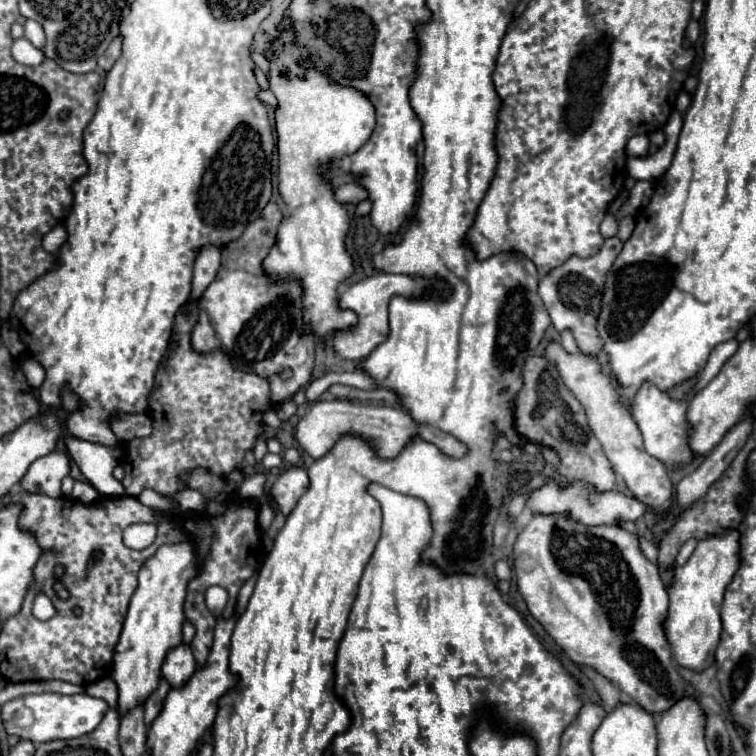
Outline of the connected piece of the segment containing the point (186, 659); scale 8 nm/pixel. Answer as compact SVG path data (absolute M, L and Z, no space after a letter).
M179 644L167 654L161 674L171 684L171 688L181 688L185 686L185 682L189 682L195 670L197 670L197 664L195 664L189 644Z

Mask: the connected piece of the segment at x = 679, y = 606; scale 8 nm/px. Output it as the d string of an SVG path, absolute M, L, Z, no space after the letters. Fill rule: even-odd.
M733 530L733 534L721 534L721 538L705 538L705 542L699 542L691 558L675 568L675 580L671 584L669 592L669 612L665 620L665 634L673 650L673 658L677 664L693 670L705 670L715 660L715 650L721 636L721 602L723 594L733 580L733 574L737 572L737 538L741 538L739 530Z

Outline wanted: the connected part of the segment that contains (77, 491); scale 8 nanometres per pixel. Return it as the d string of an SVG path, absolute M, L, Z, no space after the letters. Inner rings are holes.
M75 482L75 486L73 486L73 498L89 504L89 502L95 502L99 498L99 494L97 494L97 490L91 484L87 484L87 482Z

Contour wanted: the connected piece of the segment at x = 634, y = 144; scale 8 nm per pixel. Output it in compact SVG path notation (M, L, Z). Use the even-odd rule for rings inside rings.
M637 134L627 144L627 156L645 156L649 148L649 138L645 134Z

